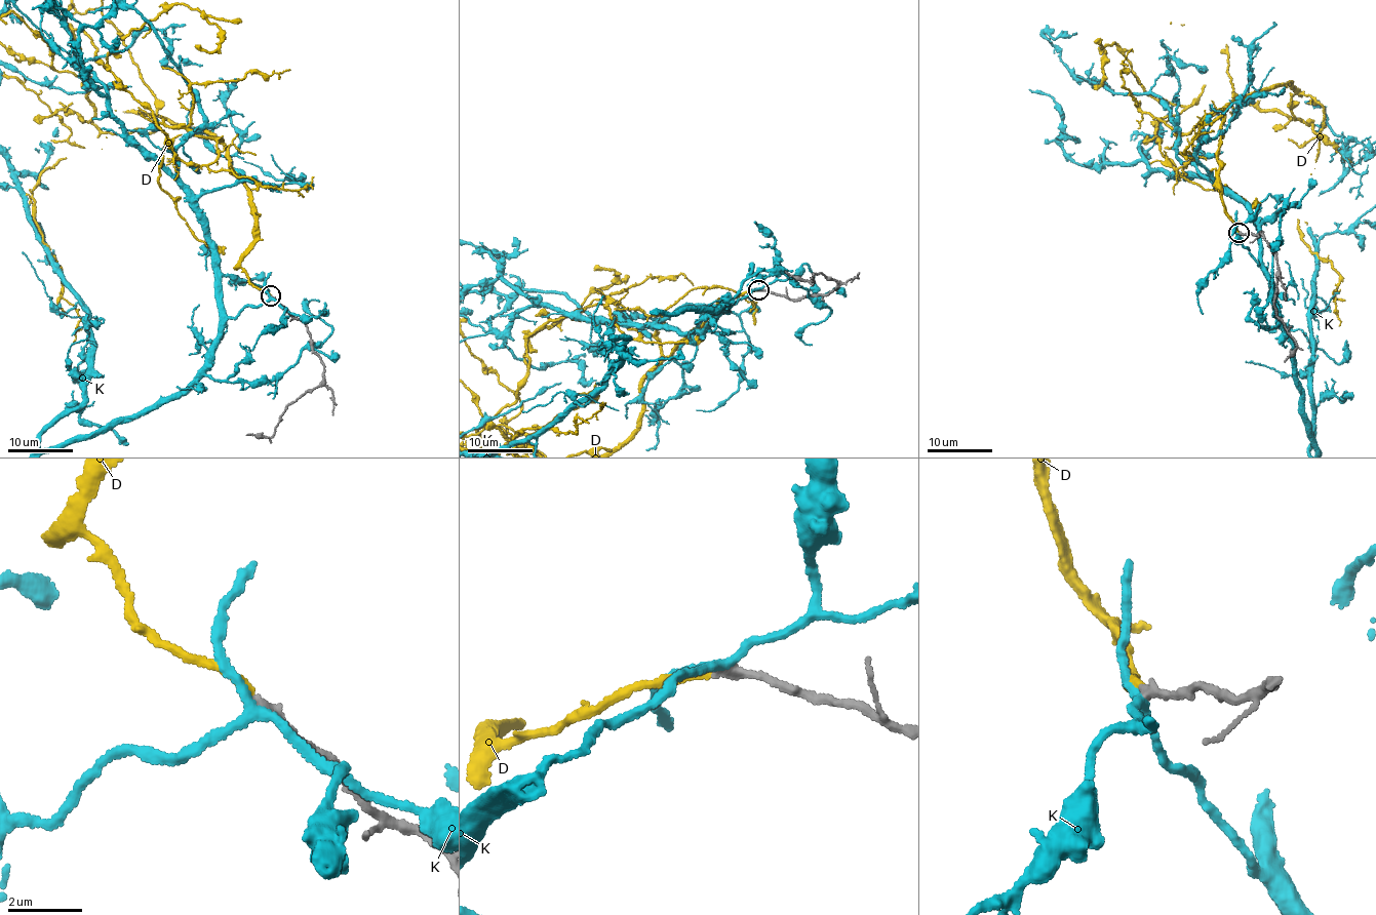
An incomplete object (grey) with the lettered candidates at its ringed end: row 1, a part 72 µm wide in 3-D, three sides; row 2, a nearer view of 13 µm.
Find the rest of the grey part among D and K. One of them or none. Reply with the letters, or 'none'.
D

